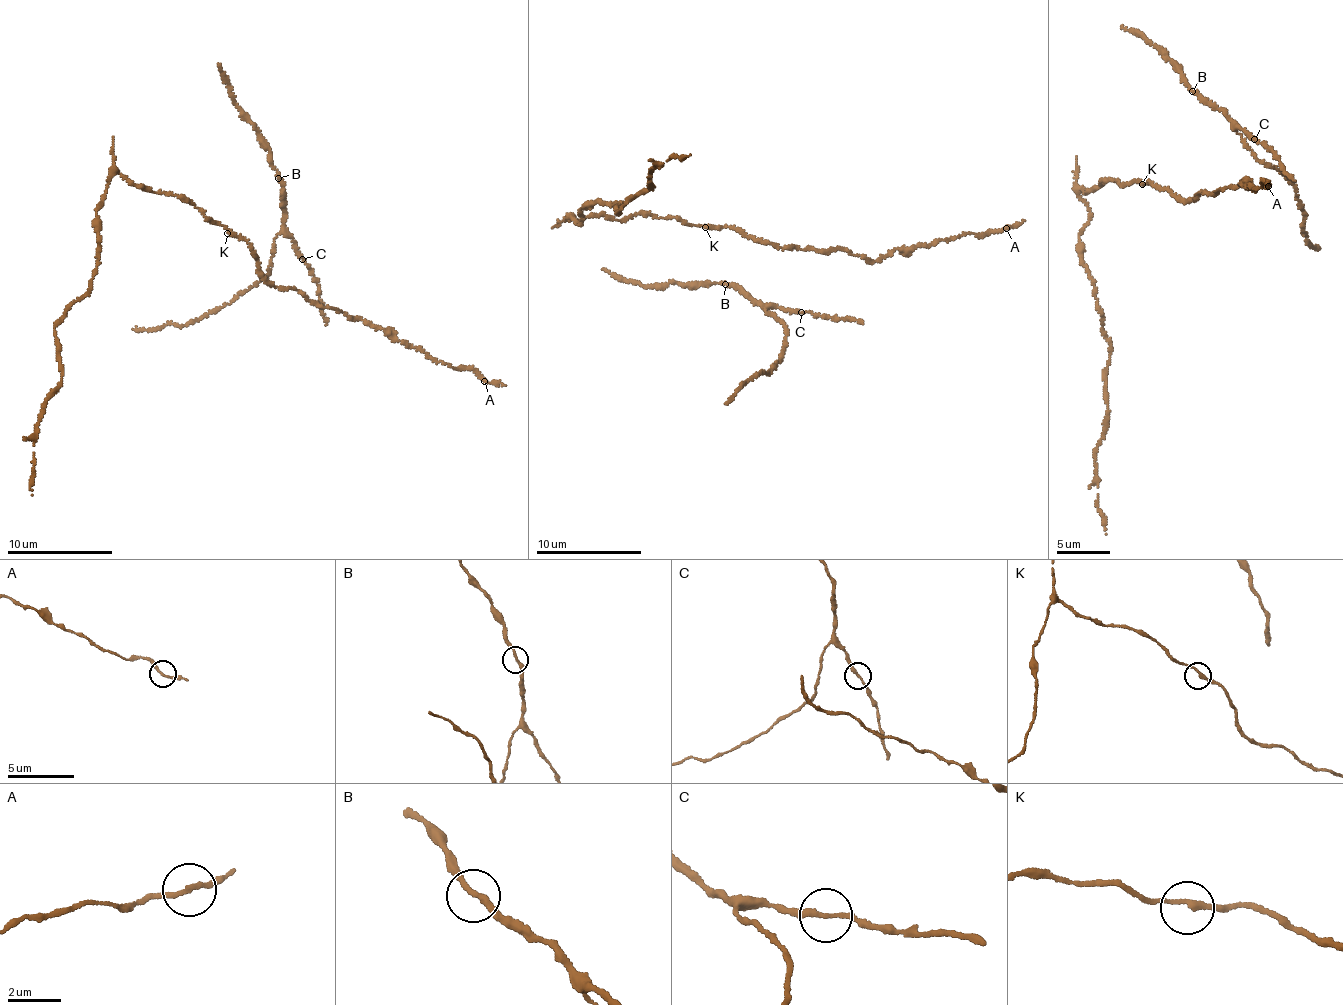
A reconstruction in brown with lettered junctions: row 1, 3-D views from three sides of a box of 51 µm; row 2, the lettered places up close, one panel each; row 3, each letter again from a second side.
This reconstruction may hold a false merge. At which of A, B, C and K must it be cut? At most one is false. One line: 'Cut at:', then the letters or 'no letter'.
Cut at: no letter

